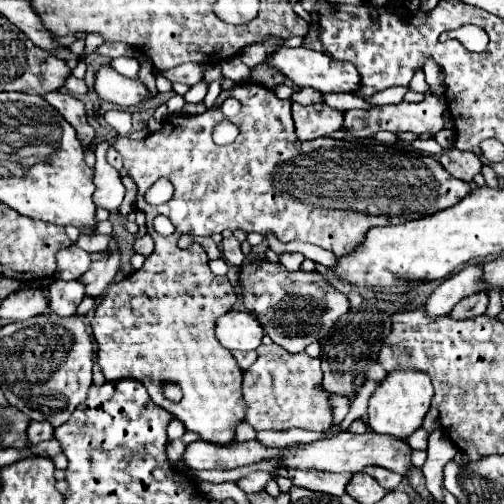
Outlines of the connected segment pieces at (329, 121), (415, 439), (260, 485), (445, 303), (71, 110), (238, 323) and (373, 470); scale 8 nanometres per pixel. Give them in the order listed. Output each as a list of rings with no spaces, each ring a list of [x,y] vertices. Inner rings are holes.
[[[292,103],[292,117],[296,123],[296,137],[300,141],[312,141],[318,137],[328,137],[342,129],[344,113],[328,107],[326,103],[300,105]]]
[[[418,429],[416,433],[412,433],[412,435],[408,437],[408,445],[410,445],[412,449],[420,449],[420,451],[424,451],[426,445],[428,445],[428,433],[426,433],[424,429]]]
[[[252,471],[252,473],[248,473],[246,477],[242,477],[236,485],[244,491],[244,493],[260,493],[260,491],[264,491],[264,487],[266,487],[266,483],[272,479],[272,475],[270,473],[266,473],[266,471]]]
[[[470,265],[464,271],[460,271],[452,277],[448,277],[446,281],[442,281],[424,305],[426,315],[430,319],[438,319],[440,315],[448,315],[460,299],[476,293],[482,285],[482,281],[480,281],[482,271],[480,269],[482,269],[480,265]]]
[[[52,91],[52,93],[44,95],[44,99],[76,129],[78,141],[82,143],[82,149],[84,149],[84,161],[88,167],[93,169],[96,157],[94,149],[90,149],[90,145],[96,137],[96,131],[86,121],[86,111],[84,111],[82,101],[70,93],[64,93],[64,91]]]
[[[228,311],[216,323],[216,339],[228,351],[254,351],[262,341],[262,327],[246,311]]]
[[[366,467],[364,473],[372,475],[372,477],[374,477],[384,489],[388,489],[388,491],[396,489],[396,485],[402,481],[402,475],[396,475],[396,473],[392,473],[392,471],[384,471],[382,467]]]

